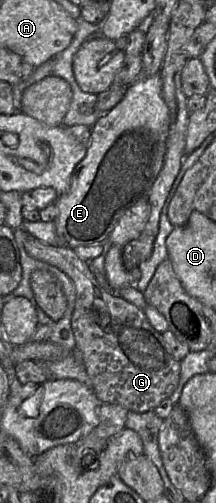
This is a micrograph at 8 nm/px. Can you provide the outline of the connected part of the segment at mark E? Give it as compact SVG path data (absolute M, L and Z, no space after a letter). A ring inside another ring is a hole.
M160 72L141 75L127 87L122 100L92 127L85 157L77 164L67 192L58 196L58 215L54 220L62 246L75 248L101 244L107 240L119 219L139 202L148 201L150 190L164 163L170 124L169 110L162 97Z

